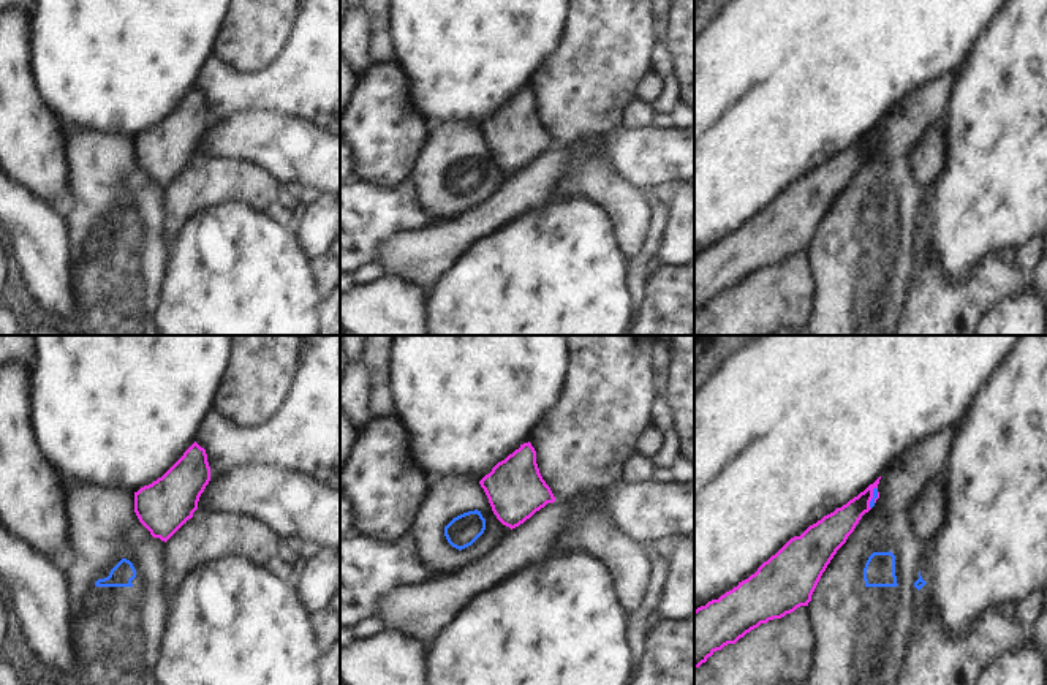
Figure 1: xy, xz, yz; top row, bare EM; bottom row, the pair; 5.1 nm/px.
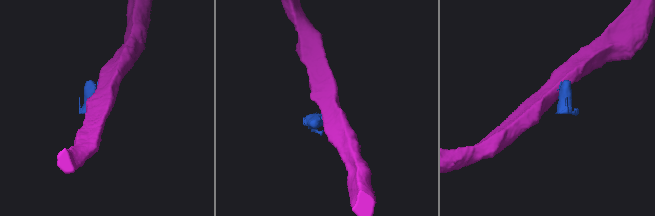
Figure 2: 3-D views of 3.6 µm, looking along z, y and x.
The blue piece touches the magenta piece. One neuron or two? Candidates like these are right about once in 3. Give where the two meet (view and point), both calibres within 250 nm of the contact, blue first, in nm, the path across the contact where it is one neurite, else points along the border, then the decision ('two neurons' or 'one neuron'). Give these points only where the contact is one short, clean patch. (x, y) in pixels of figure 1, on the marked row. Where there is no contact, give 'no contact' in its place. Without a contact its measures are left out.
meets blue in yz at (873, 497); 30 nm thick on the blue side, 160 nm on the other; border along yz (875, 486), (870, 508); two neurons

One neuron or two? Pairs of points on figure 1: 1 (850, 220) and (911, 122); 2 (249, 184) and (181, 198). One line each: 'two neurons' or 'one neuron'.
1: one neuron
2: one neuron

